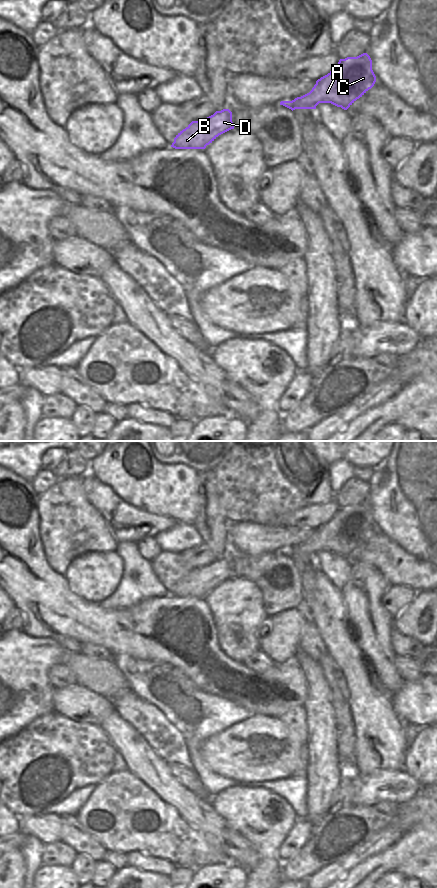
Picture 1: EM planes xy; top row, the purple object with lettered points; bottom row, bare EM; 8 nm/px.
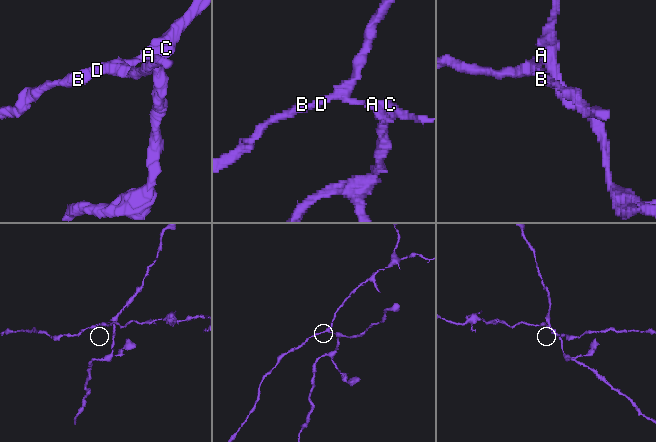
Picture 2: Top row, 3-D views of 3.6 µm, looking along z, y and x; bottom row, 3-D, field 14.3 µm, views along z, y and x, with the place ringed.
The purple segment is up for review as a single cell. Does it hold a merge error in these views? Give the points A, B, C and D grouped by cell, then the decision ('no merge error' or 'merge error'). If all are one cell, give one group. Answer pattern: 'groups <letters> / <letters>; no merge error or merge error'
groups A C / B D; merge error

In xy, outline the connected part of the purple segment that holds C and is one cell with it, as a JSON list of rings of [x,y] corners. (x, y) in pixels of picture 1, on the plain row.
[[[367,501],[357,505],[340,507],[325,524],[316,529],[312,538],[293,549],[305,551],[308,557],[316,557],[319,551],[331,551],[347,558],[376,530],[372,508]]]

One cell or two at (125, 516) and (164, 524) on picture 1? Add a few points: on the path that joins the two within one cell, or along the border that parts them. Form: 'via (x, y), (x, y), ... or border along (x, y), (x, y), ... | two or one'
via (135, 520), (148, 520), (154, 523) | one

